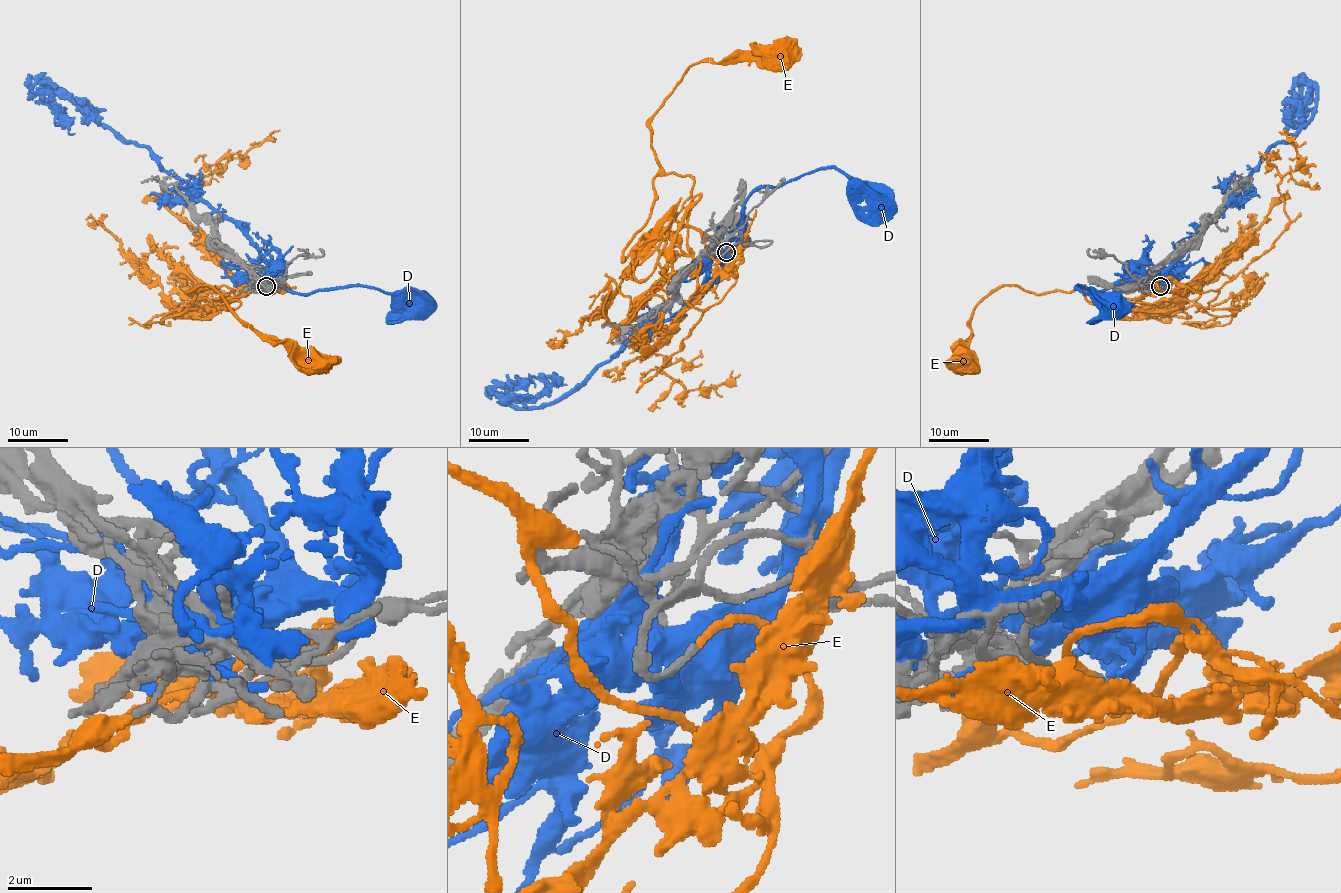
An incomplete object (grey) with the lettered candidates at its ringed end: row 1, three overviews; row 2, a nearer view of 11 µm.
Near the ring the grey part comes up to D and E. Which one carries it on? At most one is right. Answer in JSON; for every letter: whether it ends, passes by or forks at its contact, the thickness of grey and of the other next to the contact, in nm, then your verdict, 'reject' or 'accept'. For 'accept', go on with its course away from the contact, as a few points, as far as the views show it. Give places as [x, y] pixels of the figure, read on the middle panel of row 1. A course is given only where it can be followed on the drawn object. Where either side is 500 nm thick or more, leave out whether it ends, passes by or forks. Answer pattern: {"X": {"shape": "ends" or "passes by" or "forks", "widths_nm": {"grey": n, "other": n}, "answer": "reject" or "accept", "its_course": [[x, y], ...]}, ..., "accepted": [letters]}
{"D": {"shape": "ends", "widths_nm": {"grey": 220, "other": 320}, "answer": "reject"}, "E": {"shape": "passes by", "widths_nm": {"grey": 160, "other": 100}, "answer": "accept", "its_course": [[727, 252], [742, 260], [716, 260], [675, 219], [694, 180], [660, 166], [653, 114], [706, 58], [773, 58]]}, "accepted": ["E"]}

